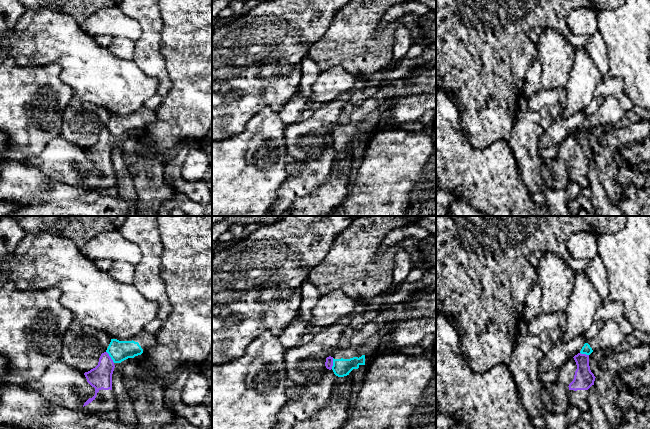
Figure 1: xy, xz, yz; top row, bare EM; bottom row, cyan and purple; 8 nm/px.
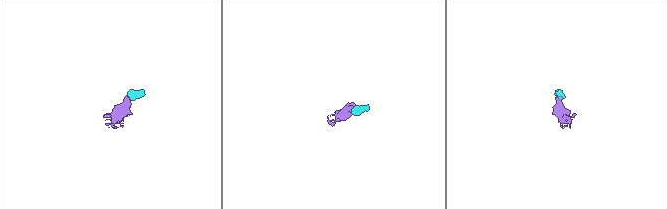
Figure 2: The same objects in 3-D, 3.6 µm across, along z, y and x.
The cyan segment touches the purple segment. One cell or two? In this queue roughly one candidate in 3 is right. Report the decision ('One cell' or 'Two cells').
Two cells

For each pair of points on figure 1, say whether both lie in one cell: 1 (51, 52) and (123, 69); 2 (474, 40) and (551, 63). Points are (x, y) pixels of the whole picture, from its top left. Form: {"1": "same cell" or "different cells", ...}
{"1": "same cell", "2": "different cells"}

